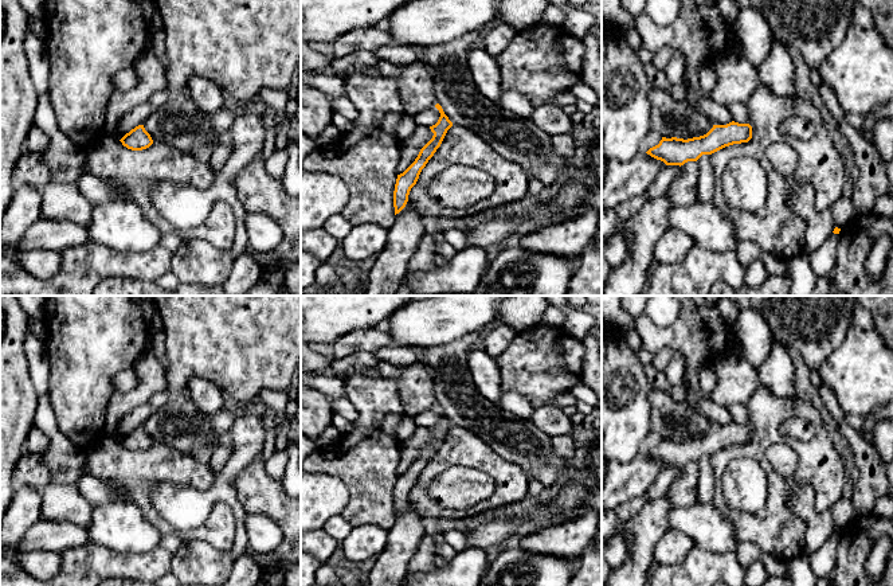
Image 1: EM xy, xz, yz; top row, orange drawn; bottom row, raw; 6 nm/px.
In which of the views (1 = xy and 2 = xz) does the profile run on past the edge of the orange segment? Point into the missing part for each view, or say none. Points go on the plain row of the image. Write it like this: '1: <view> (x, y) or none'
1: none
2: none

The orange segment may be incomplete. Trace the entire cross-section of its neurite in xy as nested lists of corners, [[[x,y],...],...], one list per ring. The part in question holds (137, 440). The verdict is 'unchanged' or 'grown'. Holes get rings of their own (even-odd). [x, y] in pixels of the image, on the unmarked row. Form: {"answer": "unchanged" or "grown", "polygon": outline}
{"answer": "unchanged", "polygon": [[[138,426],[126,434],[121,441],[124,448],[132,452],[142,452],[153,445],[150,435],[145,431],[144,426]]]}

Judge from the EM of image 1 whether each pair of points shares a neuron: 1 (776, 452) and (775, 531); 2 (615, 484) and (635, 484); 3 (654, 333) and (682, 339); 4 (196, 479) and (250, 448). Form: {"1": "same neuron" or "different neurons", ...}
{"1": "different neurons", "2": "same neuron", "3": "same neuron", "4": "different neurons"}

